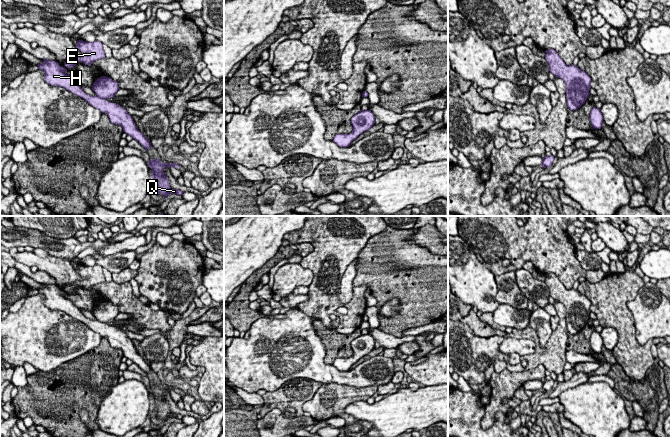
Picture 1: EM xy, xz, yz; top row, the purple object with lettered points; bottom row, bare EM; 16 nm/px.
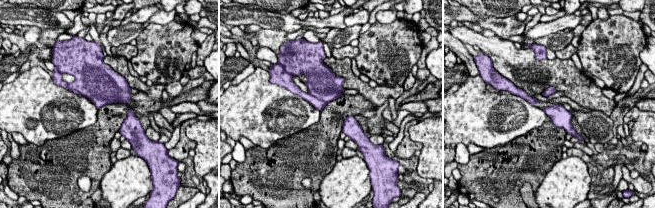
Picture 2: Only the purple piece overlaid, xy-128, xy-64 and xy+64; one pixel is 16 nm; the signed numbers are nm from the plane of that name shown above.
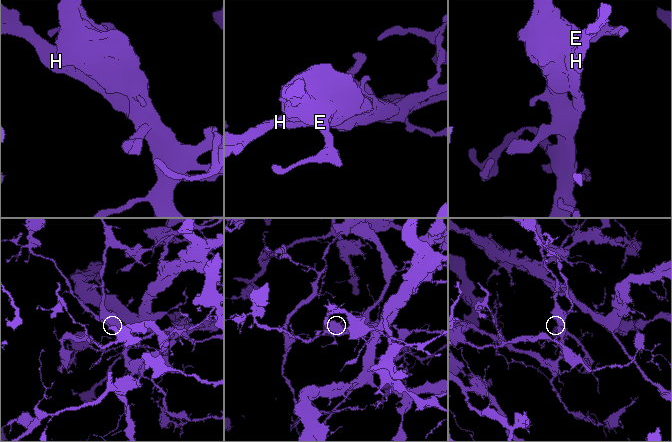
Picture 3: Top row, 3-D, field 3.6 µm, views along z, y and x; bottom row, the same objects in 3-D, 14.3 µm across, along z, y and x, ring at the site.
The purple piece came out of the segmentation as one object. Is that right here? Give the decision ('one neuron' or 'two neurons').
one neuron

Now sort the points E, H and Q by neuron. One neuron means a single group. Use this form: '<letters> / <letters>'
E H Q

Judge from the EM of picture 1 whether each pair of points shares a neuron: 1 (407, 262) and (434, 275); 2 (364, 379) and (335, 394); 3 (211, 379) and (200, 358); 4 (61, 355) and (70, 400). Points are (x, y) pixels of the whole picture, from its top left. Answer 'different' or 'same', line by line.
1: same
2: different
3: same
4: different

